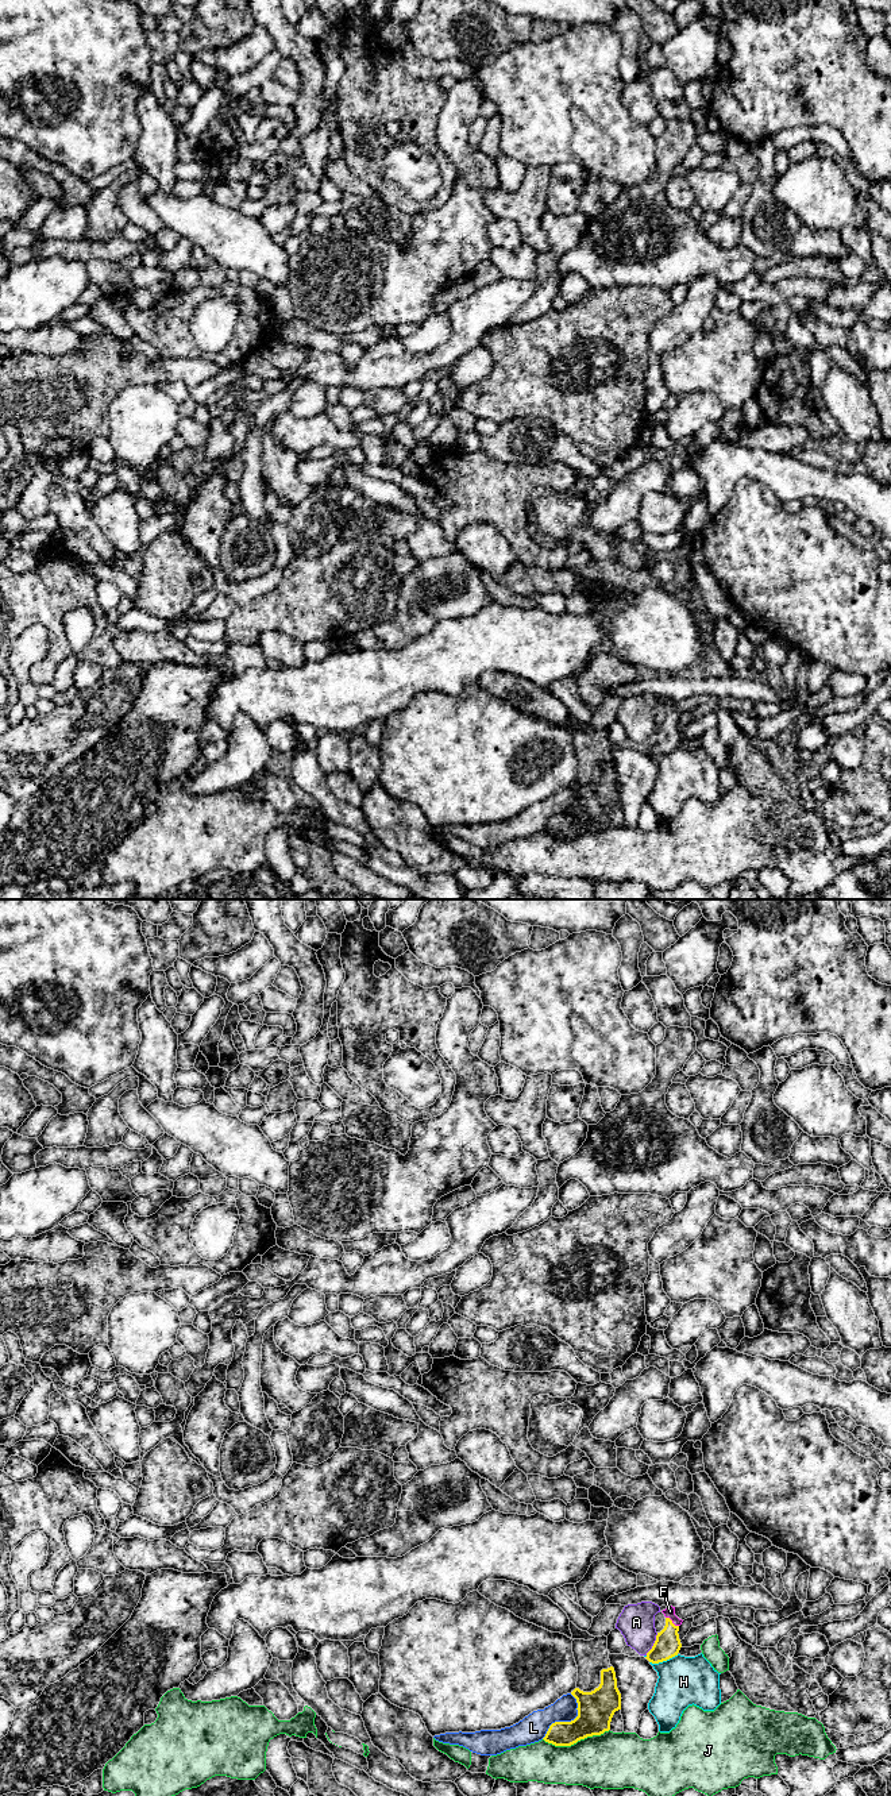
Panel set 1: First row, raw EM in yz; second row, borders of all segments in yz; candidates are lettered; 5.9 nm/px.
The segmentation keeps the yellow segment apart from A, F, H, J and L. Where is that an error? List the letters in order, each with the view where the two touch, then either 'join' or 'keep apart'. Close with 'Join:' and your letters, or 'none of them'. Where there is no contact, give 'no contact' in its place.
A: contact in yz; keep apart
F: contact in yz; join
H: contact in yz; keep apart
J: contact in yz; keep apart
L: contact in yz; keep apart
Join: F

